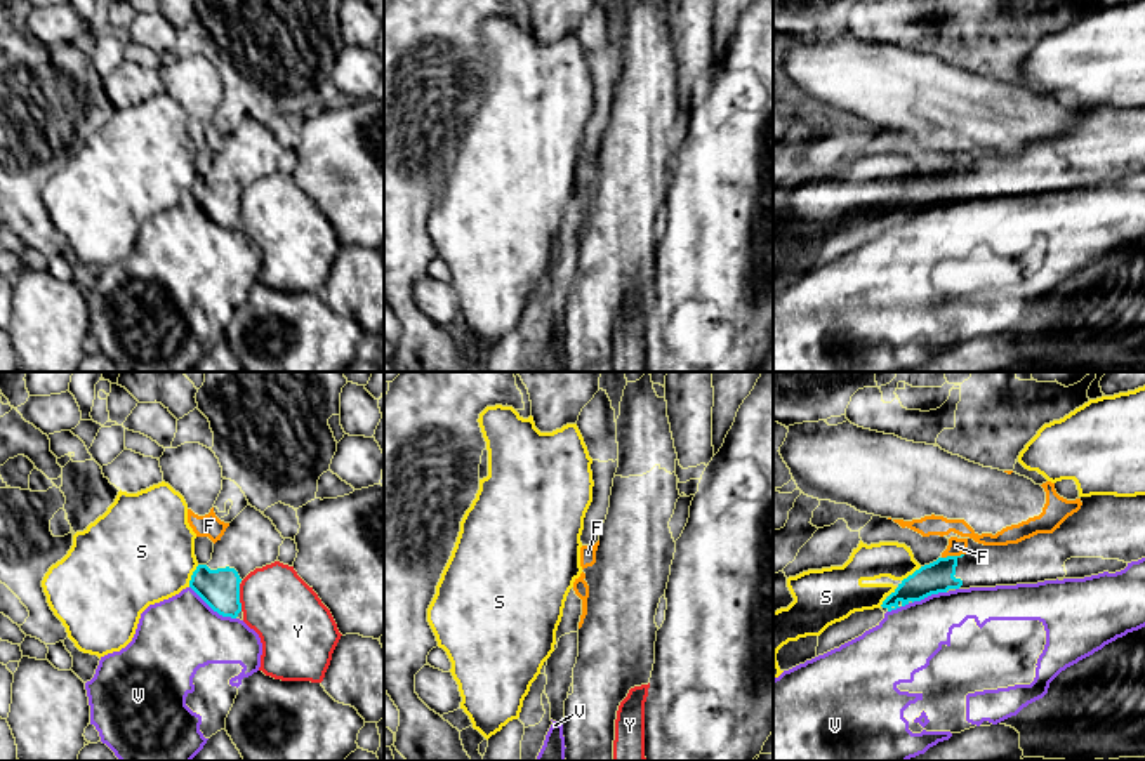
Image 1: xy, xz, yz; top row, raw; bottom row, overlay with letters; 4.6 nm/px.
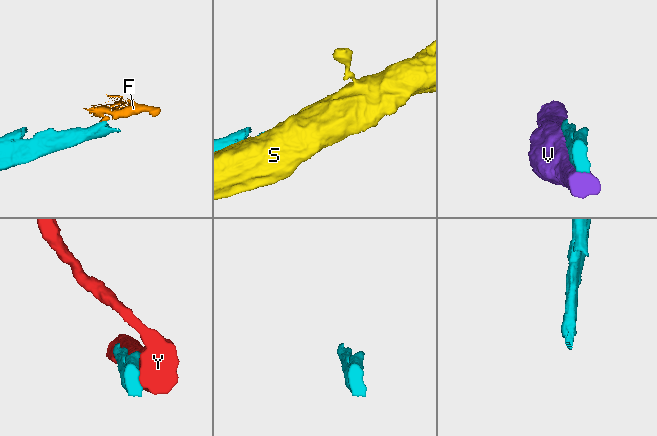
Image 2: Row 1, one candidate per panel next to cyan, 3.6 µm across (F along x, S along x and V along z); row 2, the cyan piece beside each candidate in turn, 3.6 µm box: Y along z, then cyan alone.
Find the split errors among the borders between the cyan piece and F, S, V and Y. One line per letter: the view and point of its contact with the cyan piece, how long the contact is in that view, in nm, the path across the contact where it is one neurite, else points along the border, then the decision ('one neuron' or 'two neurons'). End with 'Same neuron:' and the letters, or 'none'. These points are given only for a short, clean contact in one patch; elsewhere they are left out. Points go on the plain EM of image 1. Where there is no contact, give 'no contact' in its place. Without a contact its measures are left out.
F: meets cyan in yz at (953, 167); contact 110 nm long; border along yz (963, 164), (942, 169); two neurons
S: meets cyan in xy at (191, 186); contact 120 nm long; two neurons
V: meets cyan in xy at (212, 219); contact 260 nm long; two neurons
Y: meets cyan in xy at (238, 209); contact 130 nm long; two neurons
Same neuron: none

